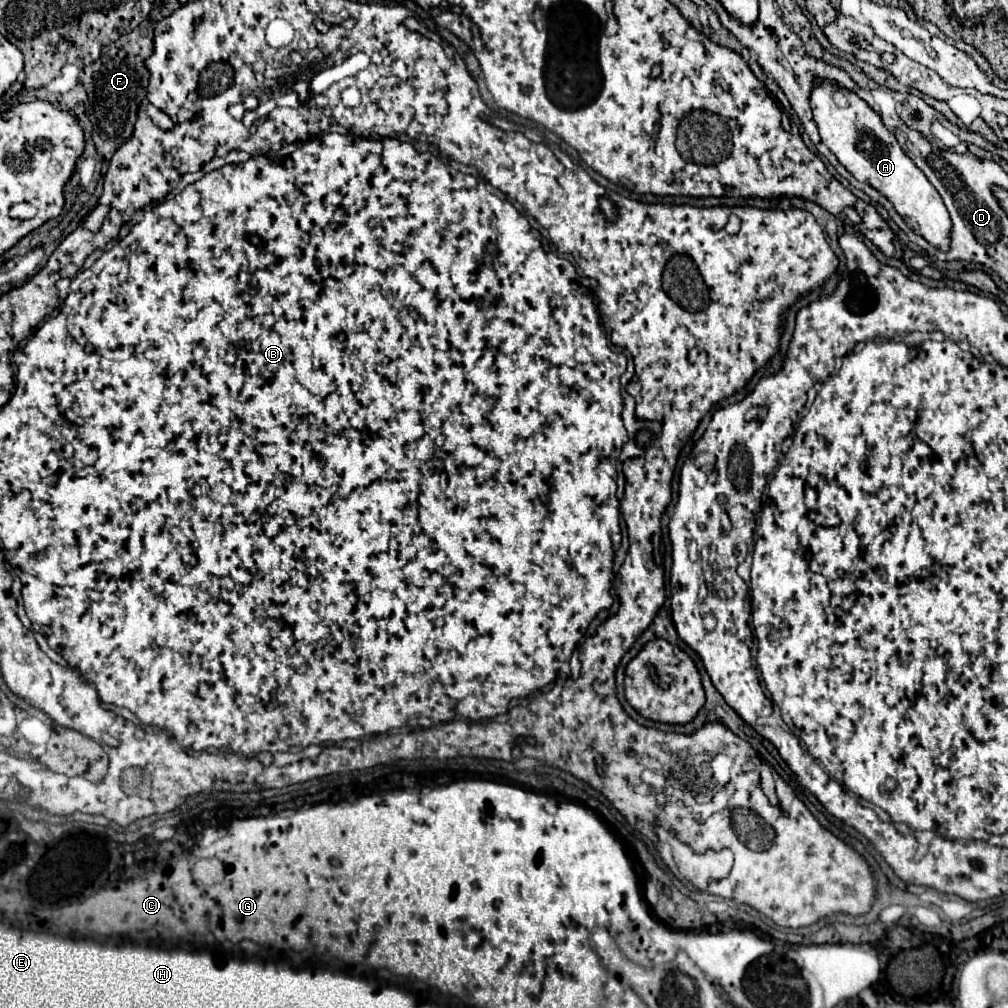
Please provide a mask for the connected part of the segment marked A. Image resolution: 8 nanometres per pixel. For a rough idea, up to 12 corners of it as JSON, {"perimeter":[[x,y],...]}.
{"perimeter":[[836,84],[810,104],[824,144],[948,252],[950,214],[880,116]]}

